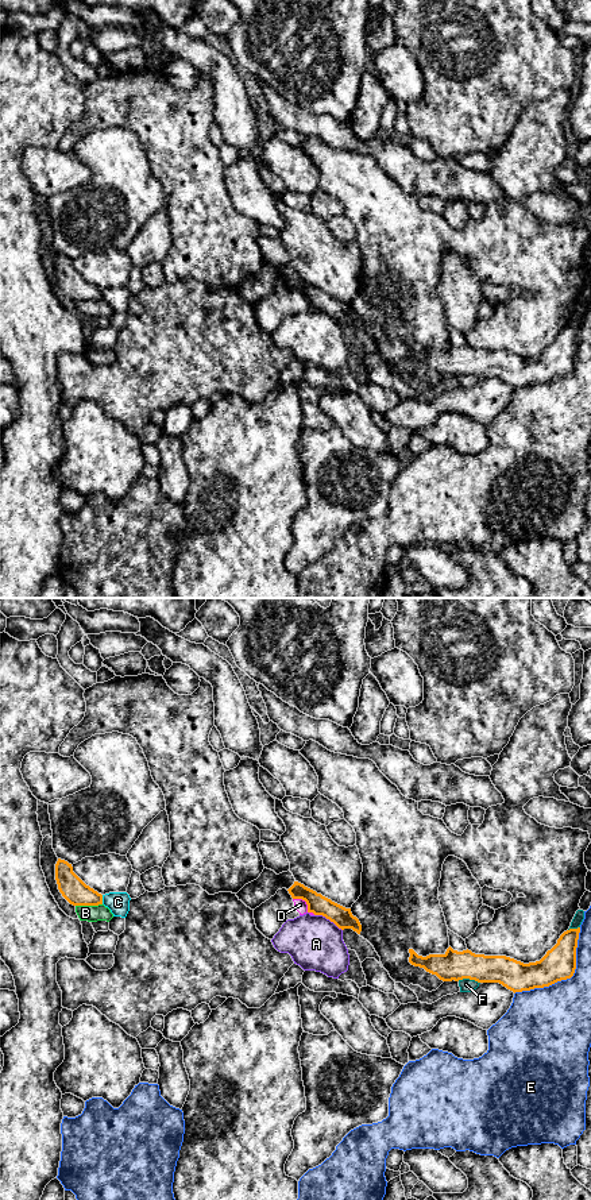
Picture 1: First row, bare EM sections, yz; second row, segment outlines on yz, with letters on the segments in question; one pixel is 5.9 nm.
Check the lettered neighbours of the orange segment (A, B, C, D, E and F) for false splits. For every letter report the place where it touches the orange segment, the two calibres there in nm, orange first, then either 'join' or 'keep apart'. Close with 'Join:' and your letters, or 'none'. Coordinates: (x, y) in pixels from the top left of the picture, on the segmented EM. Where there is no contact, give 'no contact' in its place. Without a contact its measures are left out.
A: yz (328, 918) | 120/320 nm | keep apart
B: yz (88, 905) | 150/100 nm | keep apart
C: yz (101, 899) | 150/130 nm | keep apart
D: yz (306, 903) | 120/70 nm | keep apart
E: yz (567, 977) | 200/400 nm | keep apart
F: yz (468, 977) | 180/80 nm | keep apart
Join: none

